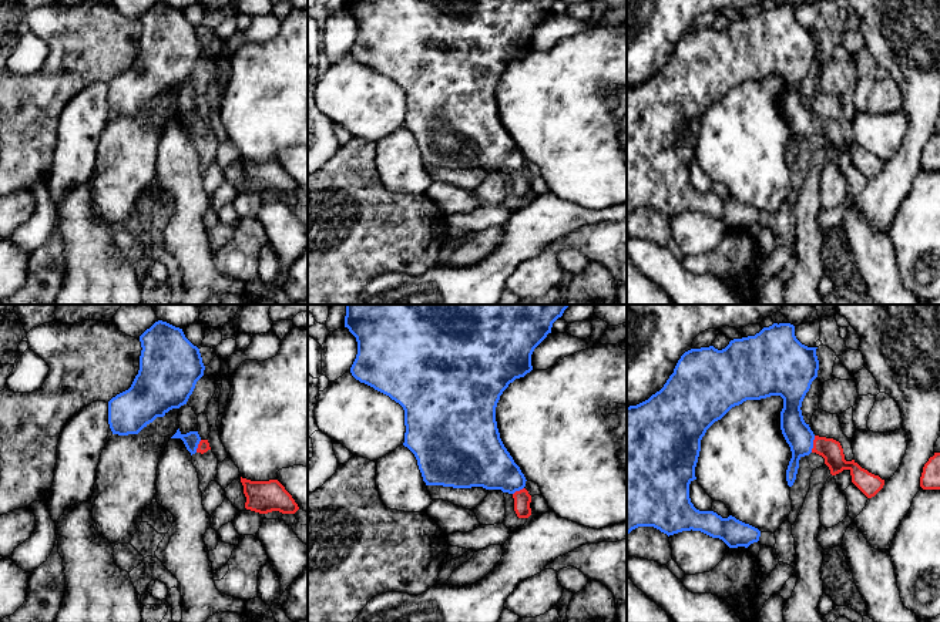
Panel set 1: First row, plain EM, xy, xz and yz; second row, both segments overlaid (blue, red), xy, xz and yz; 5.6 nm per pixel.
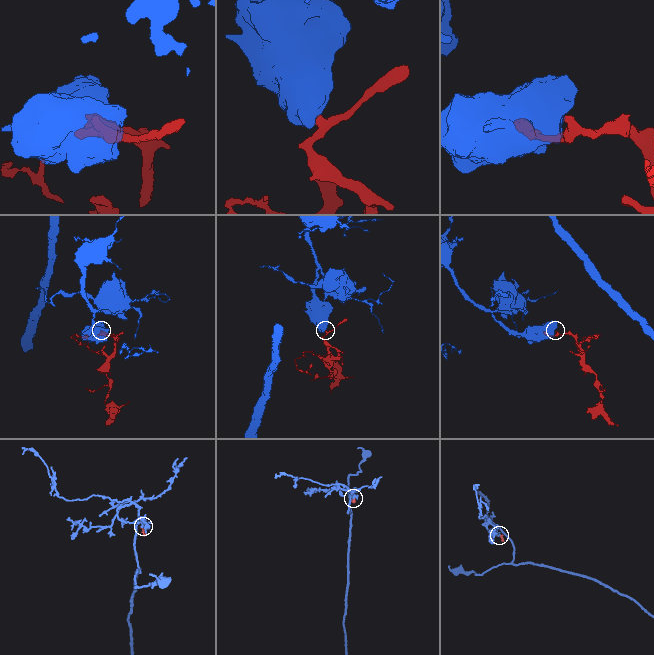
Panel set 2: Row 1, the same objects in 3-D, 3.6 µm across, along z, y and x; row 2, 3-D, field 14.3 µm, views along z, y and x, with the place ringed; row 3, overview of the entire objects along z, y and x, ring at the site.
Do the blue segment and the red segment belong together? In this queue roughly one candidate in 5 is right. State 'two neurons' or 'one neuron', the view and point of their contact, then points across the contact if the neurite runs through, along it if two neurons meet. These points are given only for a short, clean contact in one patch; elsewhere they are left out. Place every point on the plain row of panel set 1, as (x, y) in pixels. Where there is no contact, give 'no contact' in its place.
one neuron | yz (812, 125) | across yz (798, 116), (812, 125), (831, 131)

